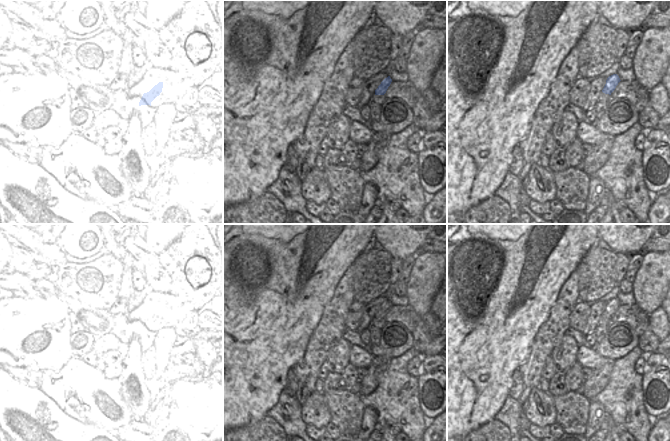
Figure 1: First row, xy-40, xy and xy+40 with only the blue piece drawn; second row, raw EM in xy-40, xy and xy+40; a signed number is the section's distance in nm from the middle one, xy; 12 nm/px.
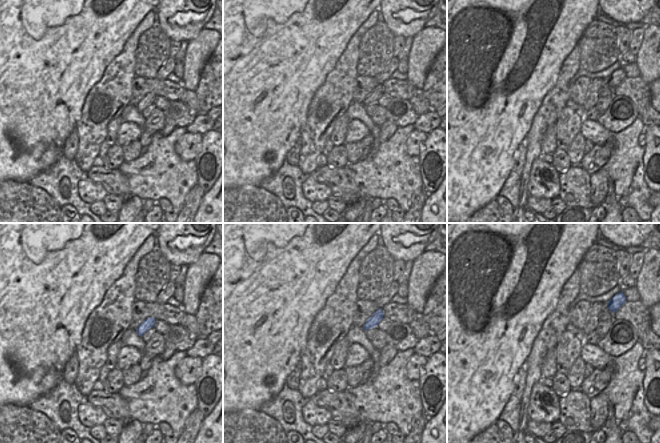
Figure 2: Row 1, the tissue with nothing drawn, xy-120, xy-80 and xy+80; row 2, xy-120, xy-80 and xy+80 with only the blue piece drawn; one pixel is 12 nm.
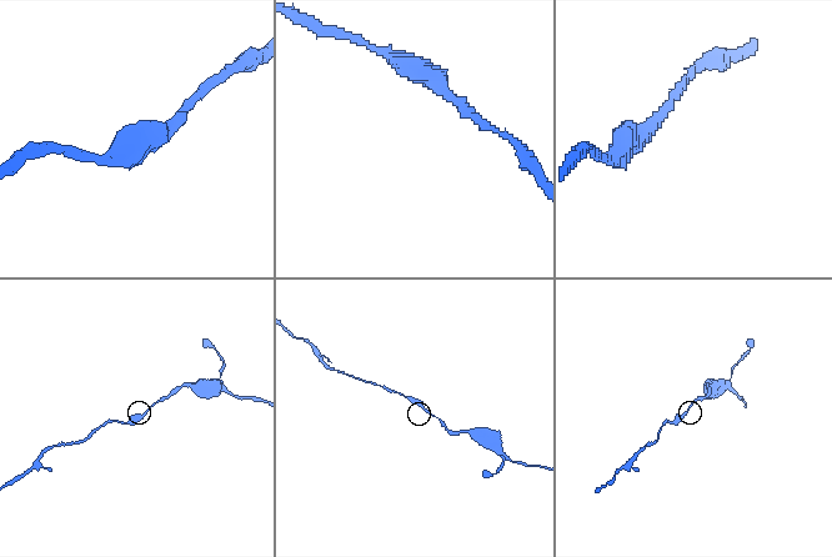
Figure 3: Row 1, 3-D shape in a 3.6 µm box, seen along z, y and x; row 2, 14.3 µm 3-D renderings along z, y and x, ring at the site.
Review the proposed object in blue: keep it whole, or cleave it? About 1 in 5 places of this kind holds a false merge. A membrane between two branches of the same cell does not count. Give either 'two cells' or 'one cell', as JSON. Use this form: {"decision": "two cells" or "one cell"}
{"decision": "one cell"}

